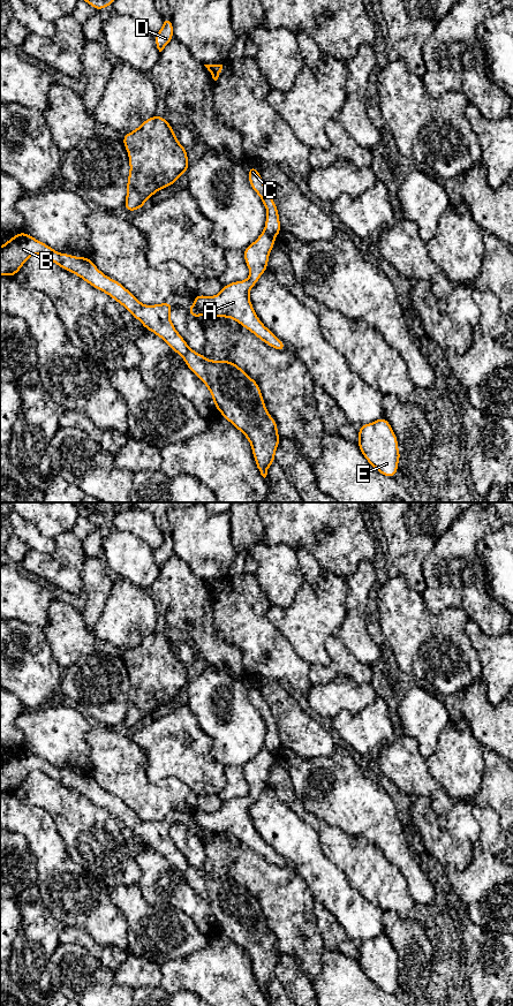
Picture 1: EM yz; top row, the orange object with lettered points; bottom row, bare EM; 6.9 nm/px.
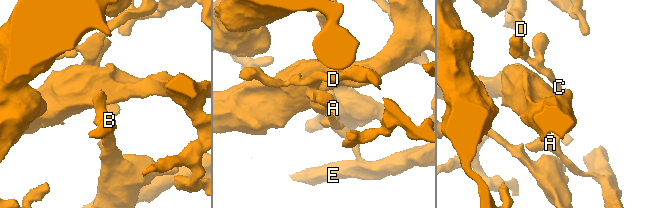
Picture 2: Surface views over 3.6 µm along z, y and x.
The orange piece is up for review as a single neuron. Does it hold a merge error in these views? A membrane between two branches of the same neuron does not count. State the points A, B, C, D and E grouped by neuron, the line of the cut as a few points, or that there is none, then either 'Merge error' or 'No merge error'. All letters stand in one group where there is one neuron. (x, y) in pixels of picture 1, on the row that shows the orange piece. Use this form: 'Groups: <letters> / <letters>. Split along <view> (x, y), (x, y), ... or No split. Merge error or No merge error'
Groups: A E / B C D. Split along yz (265, 229), (273, 237). Merge error

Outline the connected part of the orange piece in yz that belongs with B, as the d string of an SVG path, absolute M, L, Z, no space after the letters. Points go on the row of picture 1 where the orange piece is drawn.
M20 232L14 237L8 240L2 247L0 247L0 275L14 277L21 270L25 260L36 254L42 255L66 271L75 273L96 289L99 289L113 297L136 319L138 319L145 330L152 331L156 335L165 340L172 350L180 354L187 366L209 388L217 410L247 437L251 444L256 467L261 471L261 475L264 478L266 477L269 466L276 462L274 453L280 443L277 422L266 410L258 384L252 378L248 377L243 369L239 368L232 361L206 360L203 354L191 350L171 322L169 313L173 308L171 302L156 305L143 305L119 281L110 279L106 274L101 273L86 256L74 257L68 254L56 252L47 244L33 239L27 233Z

